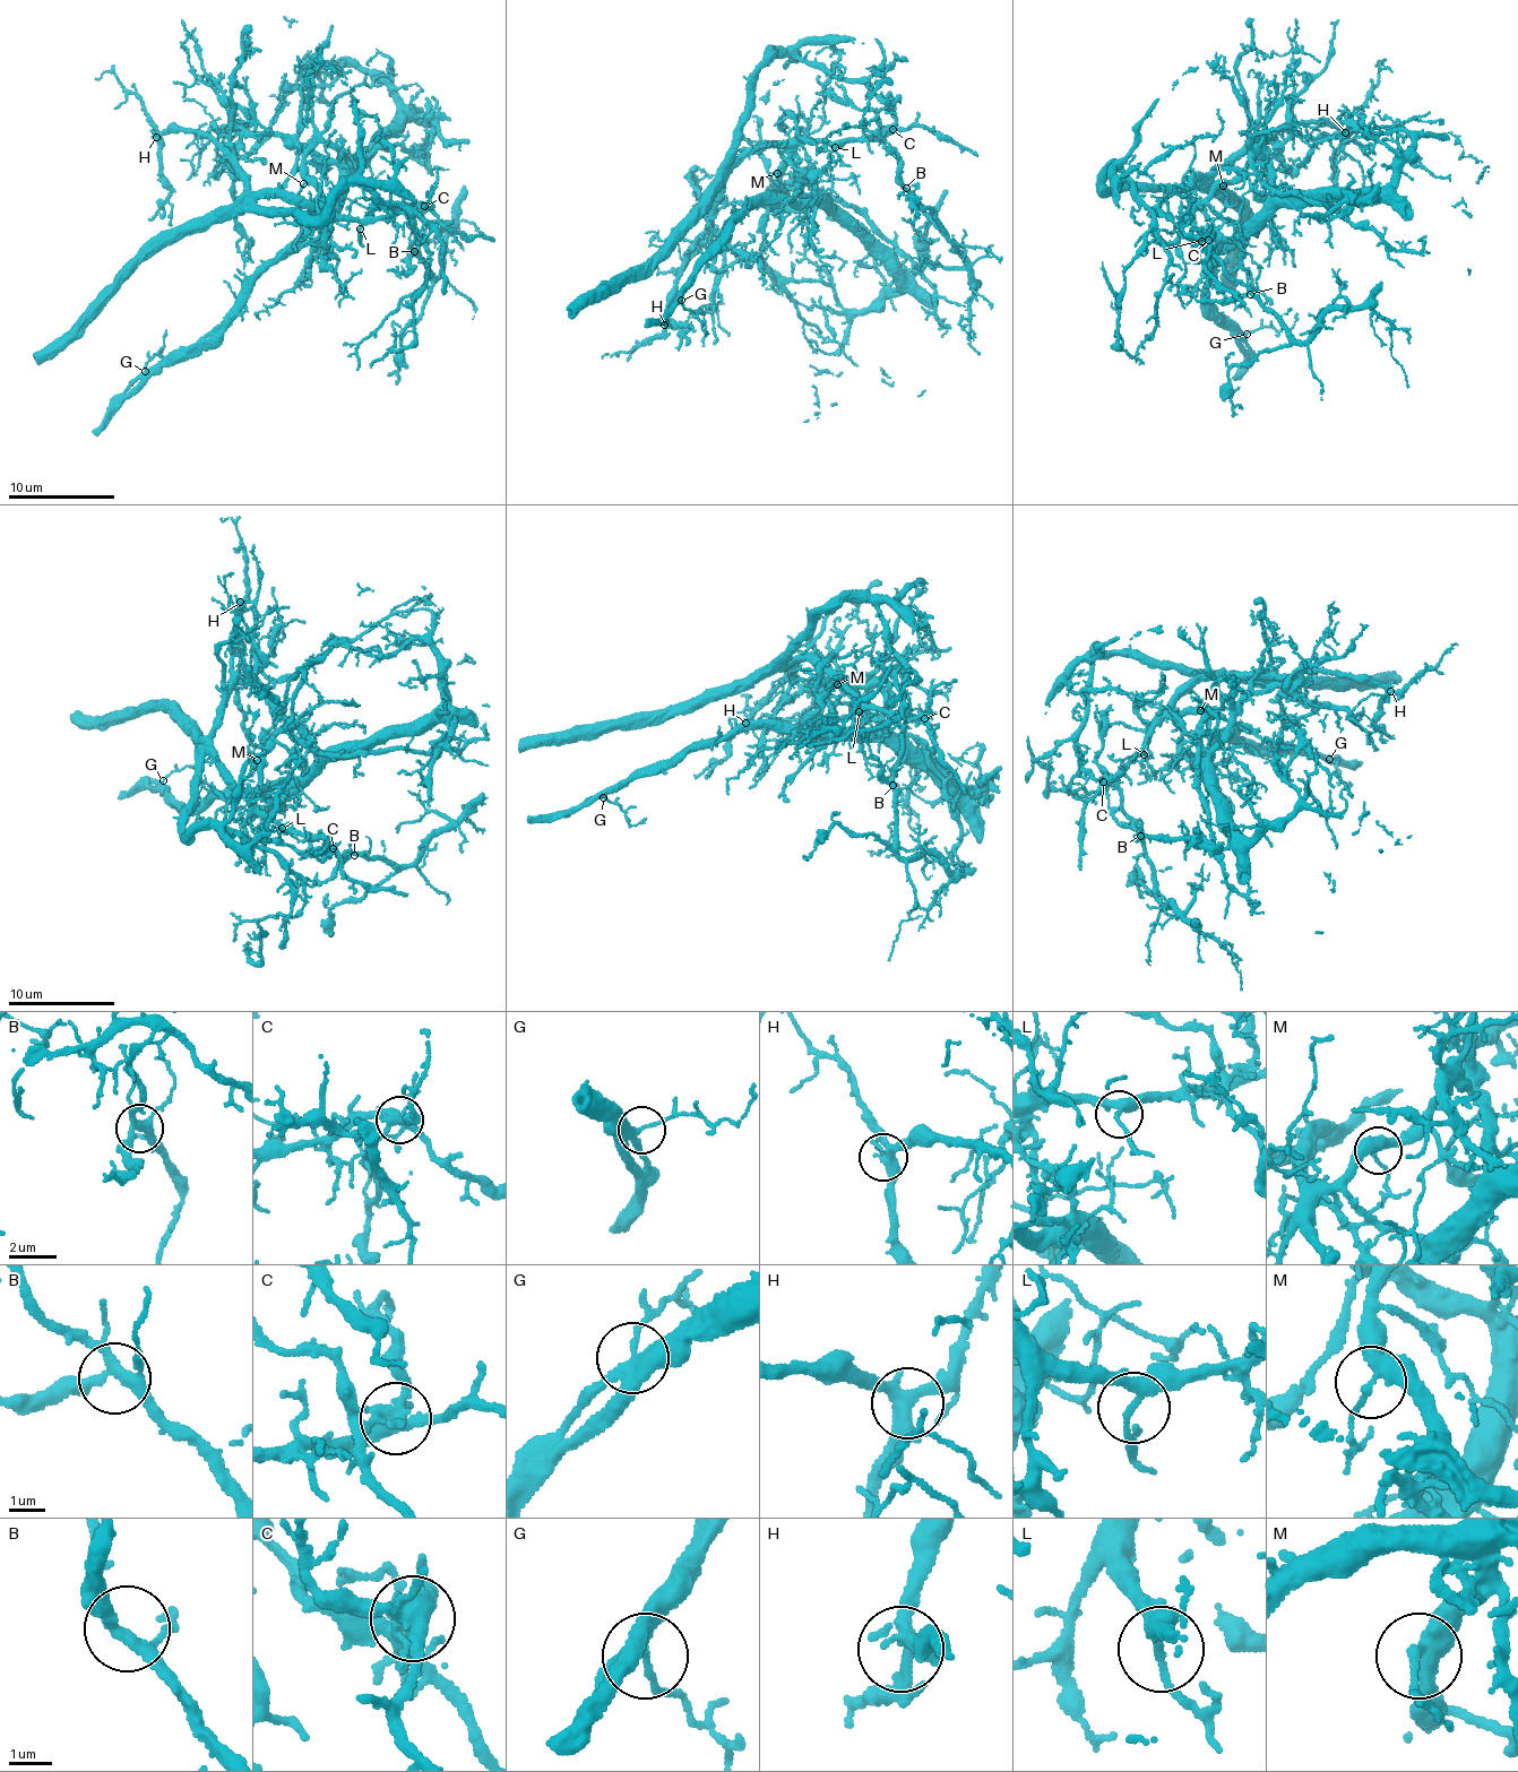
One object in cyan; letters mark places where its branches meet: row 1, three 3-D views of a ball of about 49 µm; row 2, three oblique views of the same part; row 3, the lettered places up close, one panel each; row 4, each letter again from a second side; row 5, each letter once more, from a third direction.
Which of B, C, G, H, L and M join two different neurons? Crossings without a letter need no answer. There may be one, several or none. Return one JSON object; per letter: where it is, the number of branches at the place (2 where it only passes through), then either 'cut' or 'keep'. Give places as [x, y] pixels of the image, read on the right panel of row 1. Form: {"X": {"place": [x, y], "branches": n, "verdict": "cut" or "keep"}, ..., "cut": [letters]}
{"B": {"place": [1250, 294], "branches": 5, "verdict": "keep"}, "C": {"place": [1208, 240], "branches": 6, "verdict": "cut"}, "G": {"place": [1247, 334], "branches": 4, "verdict": "keep"}, "H": {"place": [1345, 132], "branches": 5, "verdict": "keep"}, "L": {"place": [1201, 241], "branches": 3, "verdict": "keep"}, "M": {"place": [1223, 186], "branches": 3, "verdict": "keep"}, "cut": ["C"]}

